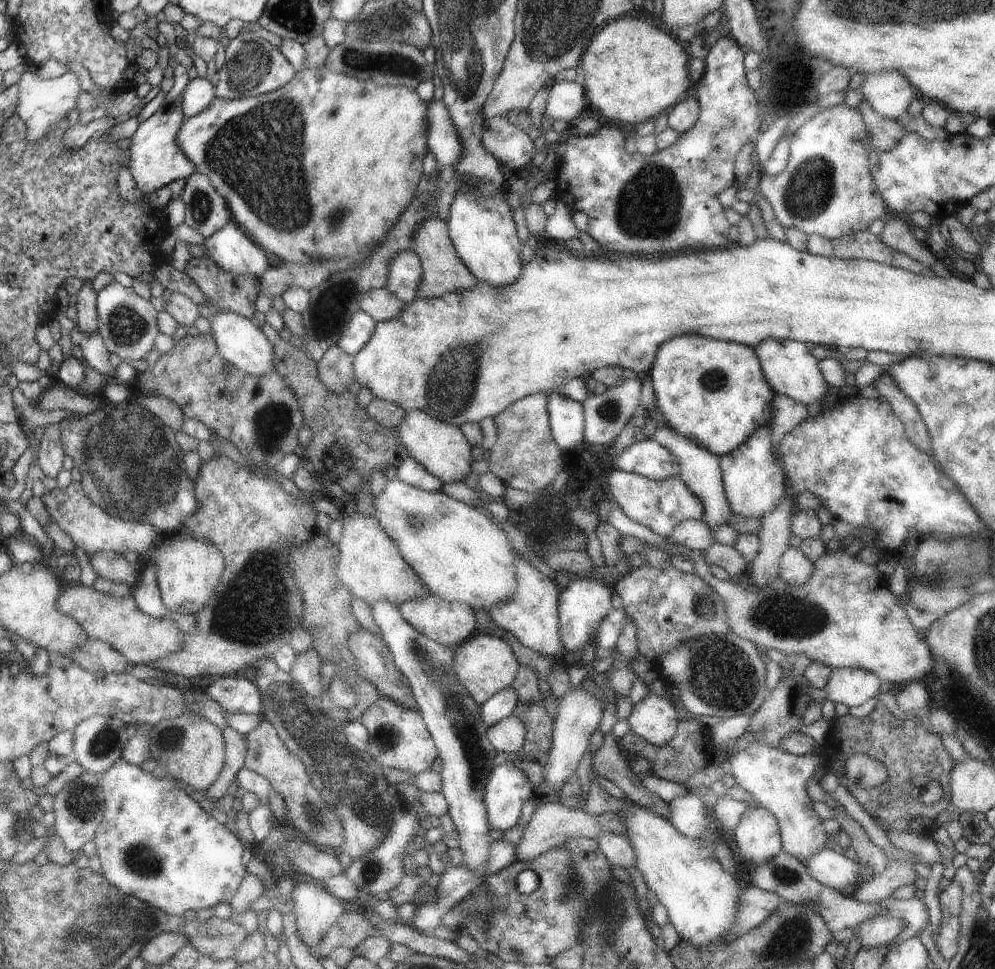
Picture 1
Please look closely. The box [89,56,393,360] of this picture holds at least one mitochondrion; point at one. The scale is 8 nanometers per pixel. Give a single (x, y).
(267, 177)

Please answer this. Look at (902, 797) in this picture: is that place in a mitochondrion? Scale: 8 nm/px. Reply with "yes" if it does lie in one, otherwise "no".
yes

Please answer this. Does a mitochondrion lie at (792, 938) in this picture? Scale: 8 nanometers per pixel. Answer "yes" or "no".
yes

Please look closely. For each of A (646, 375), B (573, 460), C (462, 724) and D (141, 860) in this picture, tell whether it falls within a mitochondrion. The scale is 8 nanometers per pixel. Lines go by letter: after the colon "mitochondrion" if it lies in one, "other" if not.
A: other
B: other
C: mitochondrion
D: mitochondrion

